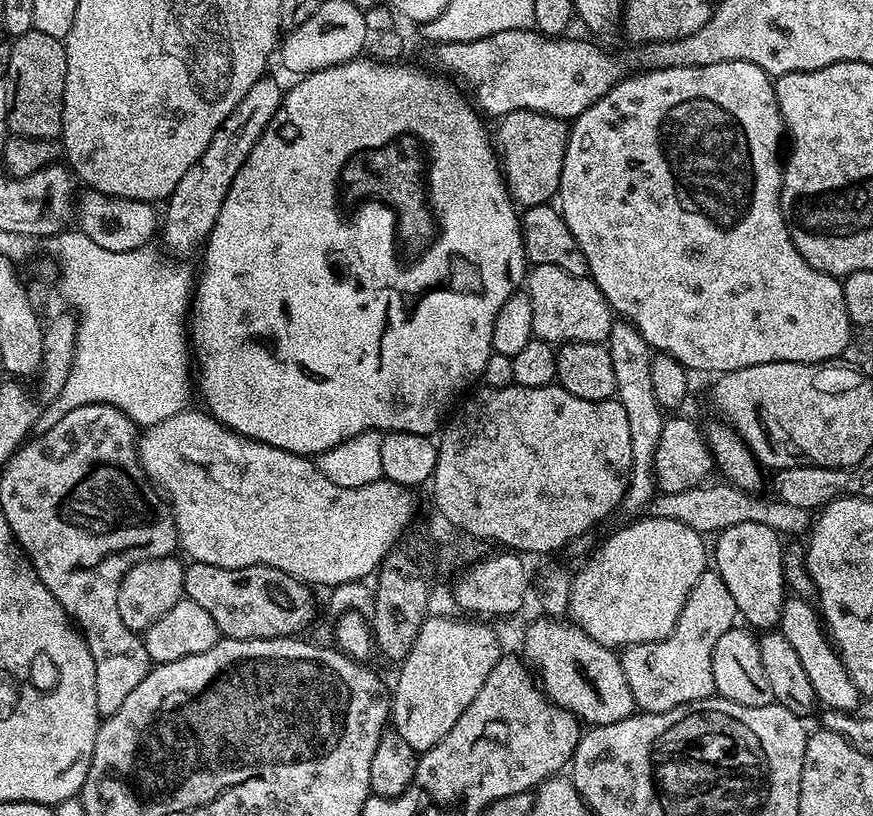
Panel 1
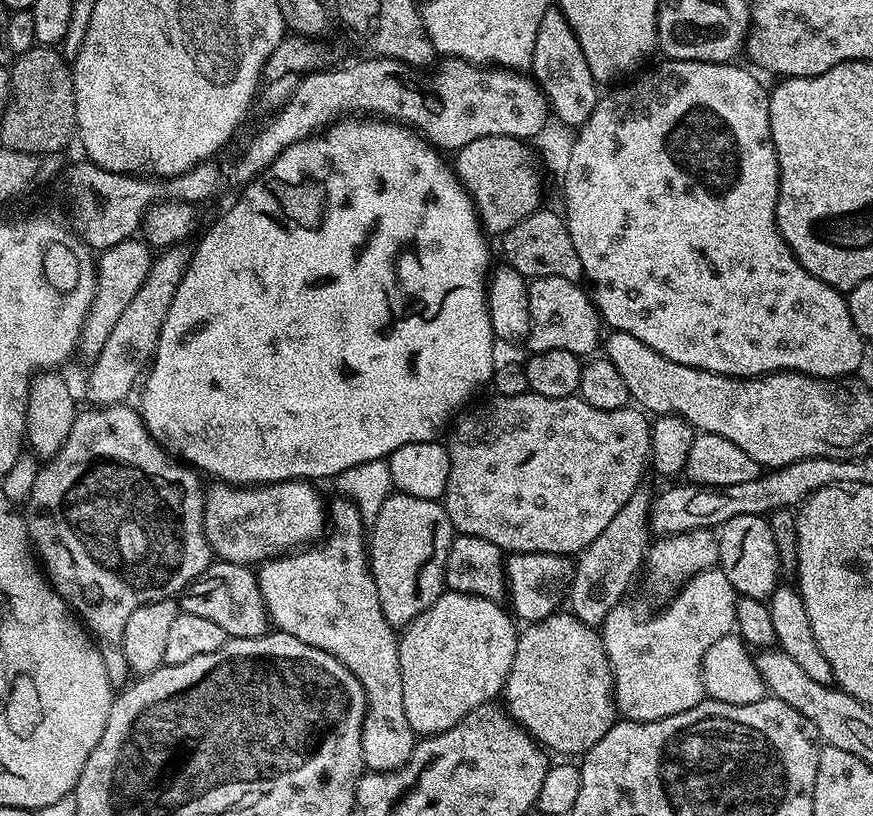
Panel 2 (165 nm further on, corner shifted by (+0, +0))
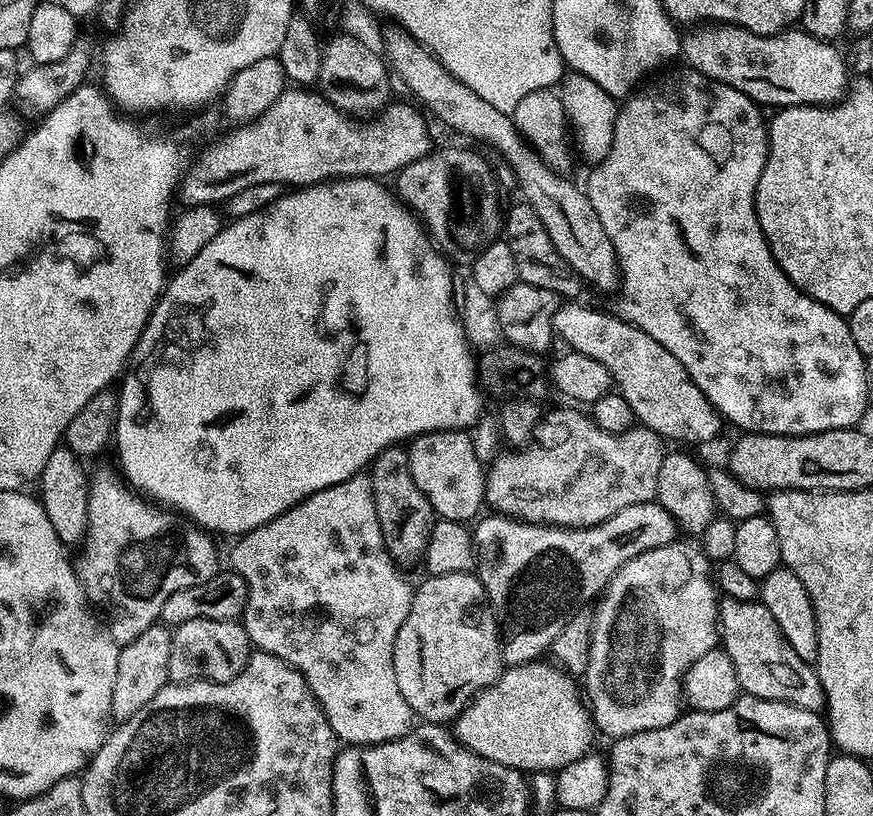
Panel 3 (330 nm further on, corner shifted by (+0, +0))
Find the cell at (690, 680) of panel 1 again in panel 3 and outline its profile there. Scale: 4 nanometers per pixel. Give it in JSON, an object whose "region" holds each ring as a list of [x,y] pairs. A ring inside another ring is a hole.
{"region":[[[673,542],[666,546],[658,546],[652,550],[646,550],[630,558],[608,580],[598,603],[595,605],[596,613],[591,613],[592,633],[588,646],[588,661],[584,667],[582,677],[582,692],[586,697],[588,710],[592,714],[592,723],[595,731],[604,736],[624,736],[630,738],[642,730],[658,730],[662,726],[670,726],[670,722],[677,720],[682,715],[682,685],[686,670],[702,658],[711,648],[718,644],[718,621],[720,618],[720,606],[718,603],[718,589],[714,583],[714,568],[707,556],[699,547],[692,544],[680,544]]]}

